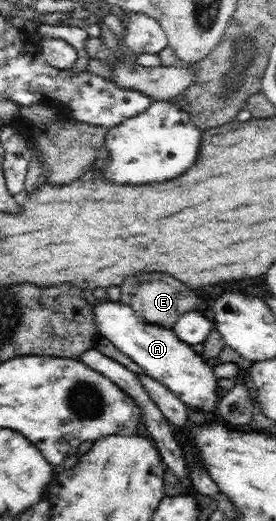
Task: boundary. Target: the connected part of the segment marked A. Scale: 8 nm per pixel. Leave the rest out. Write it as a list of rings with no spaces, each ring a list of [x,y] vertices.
[[[101,302],[95,306],[93,315],[98,327],[99,337],[113,343],[119,351],[130,357],[134,363],[145,369],[147,375],[171,390],[191,409],[217,412],[220,402],[218,379],[213,367],[201,356],[199,348],[180,340],[170,328],[156,326],[134,312],[131,306]]]

